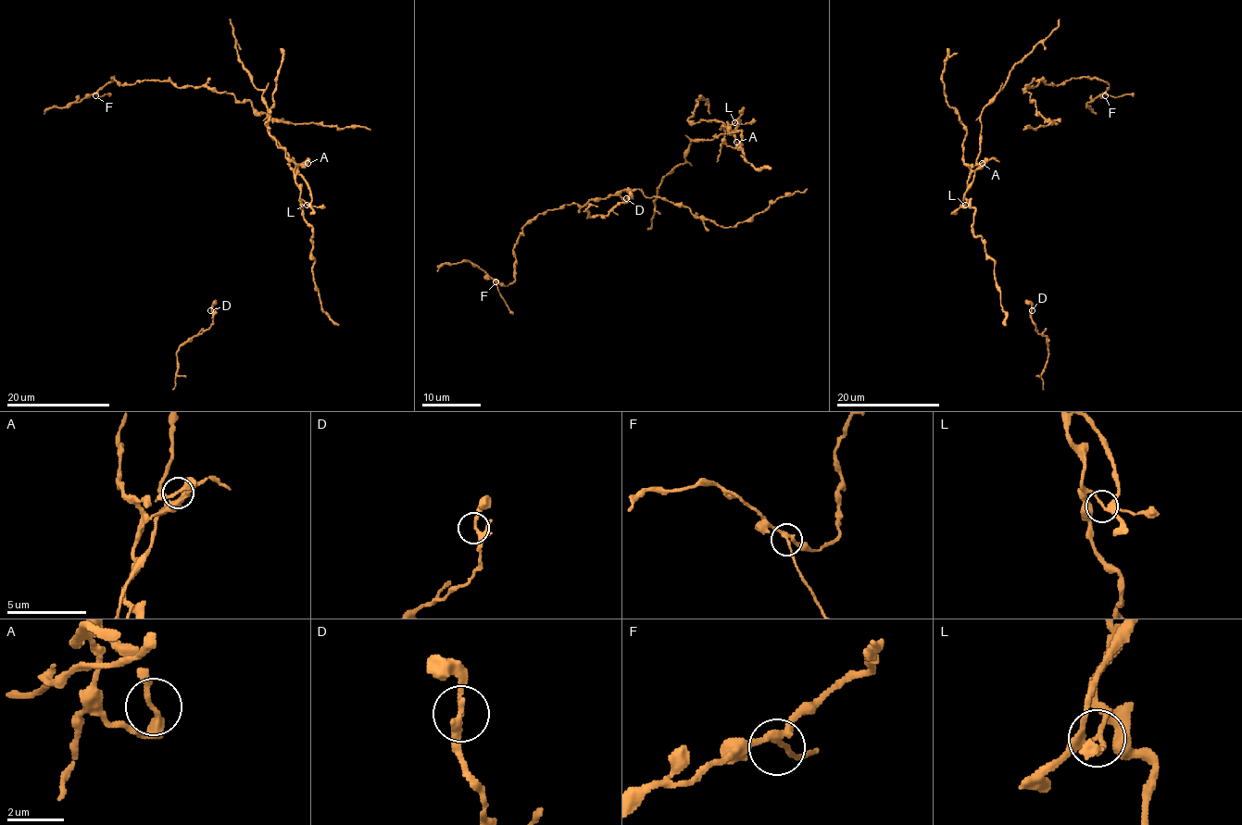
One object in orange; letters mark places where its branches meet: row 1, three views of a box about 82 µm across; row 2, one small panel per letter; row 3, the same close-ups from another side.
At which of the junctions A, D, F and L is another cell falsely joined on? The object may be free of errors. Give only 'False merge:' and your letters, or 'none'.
False merge: L

